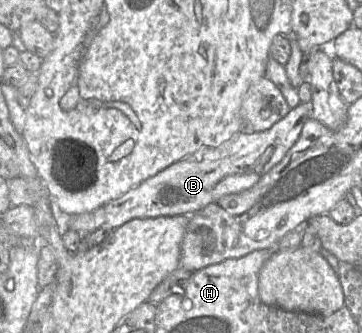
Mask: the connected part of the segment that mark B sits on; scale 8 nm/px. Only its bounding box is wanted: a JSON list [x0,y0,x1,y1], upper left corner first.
[66,102,311,237]

